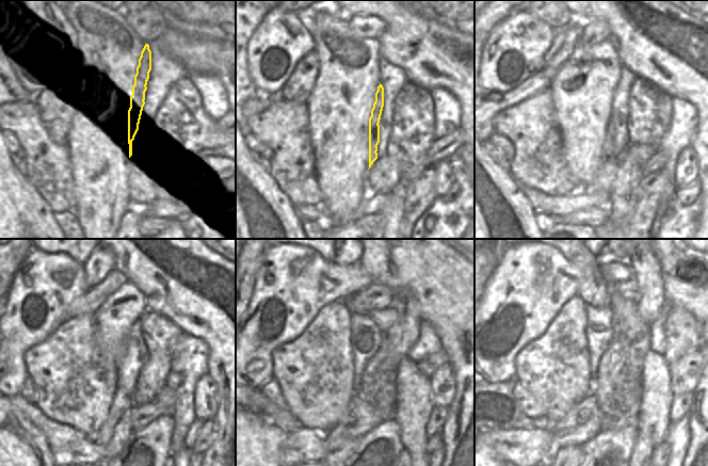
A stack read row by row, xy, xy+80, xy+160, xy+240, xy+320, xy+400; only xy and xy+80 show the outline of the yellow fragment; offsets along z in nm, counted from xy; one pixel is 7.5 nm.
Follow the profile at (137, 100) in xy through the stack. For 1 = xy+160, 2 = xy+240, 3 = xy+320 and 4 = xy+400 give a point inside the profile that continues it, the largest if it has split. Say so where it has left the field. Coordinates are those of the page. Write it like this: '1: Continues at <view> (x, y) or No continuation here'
1: Continues at xy+160 (602, 180)
2: Continues at xy+240 (115, 432)
3: Continues at xy+320 (339, 447)
4: Continues at xy+400 (570, 455).

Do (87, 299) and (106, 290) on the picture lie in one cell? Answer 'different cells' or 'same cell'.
same cell

